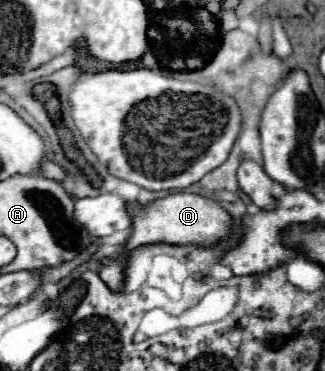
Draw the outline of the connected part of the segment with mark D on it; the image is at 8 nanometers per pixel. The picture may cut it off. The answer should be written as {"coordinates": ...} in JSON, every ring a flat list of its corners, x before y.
{"coordinates":[[172,192,164,198,158,198,146,206,138,202,128,202,128,212,132,216,132,234,126,240,124,252,118,258,112,258,108,264,100,268,100,278,112,288,118,290,122,286,122,266,126,266,126,254,134,246,142,246,146,242,168,242,168,244,198,244,198,246,210,246,218,238,224,238,230,234,230,216,228,212,216,204,210,198,198,196,198,194,184,194,184,192]]}

